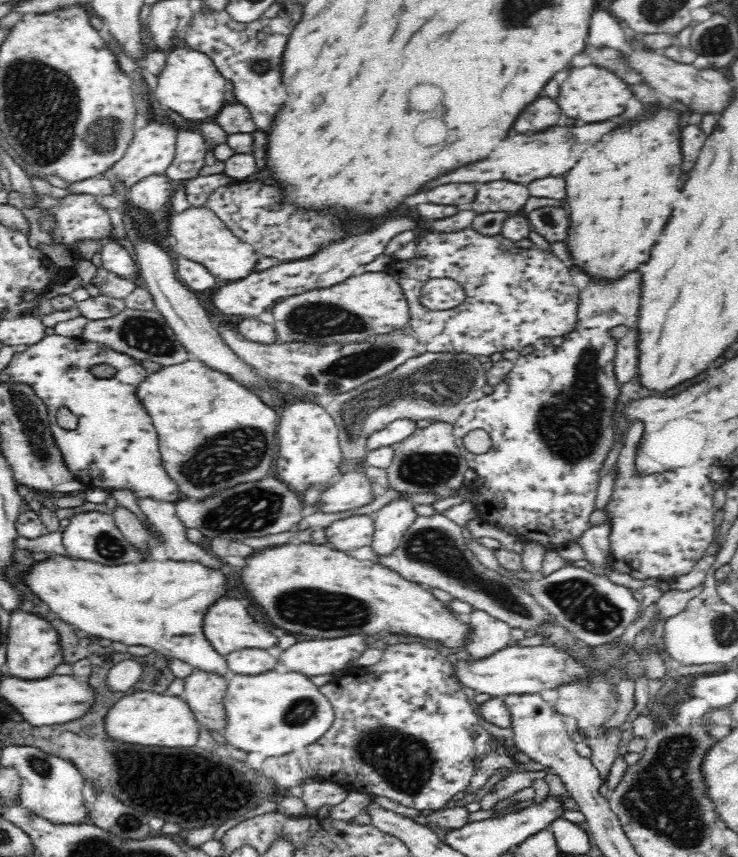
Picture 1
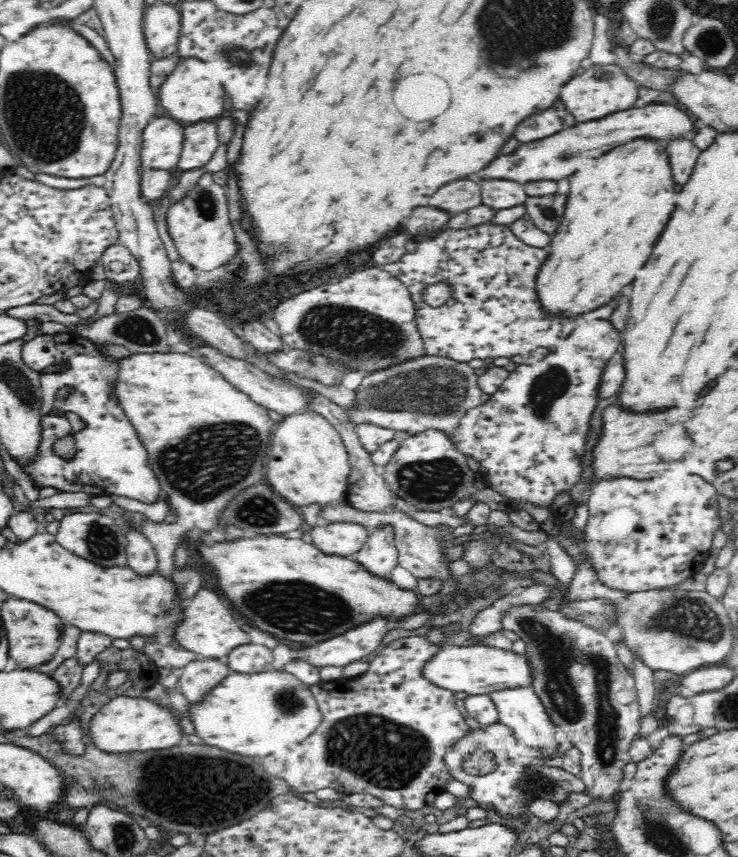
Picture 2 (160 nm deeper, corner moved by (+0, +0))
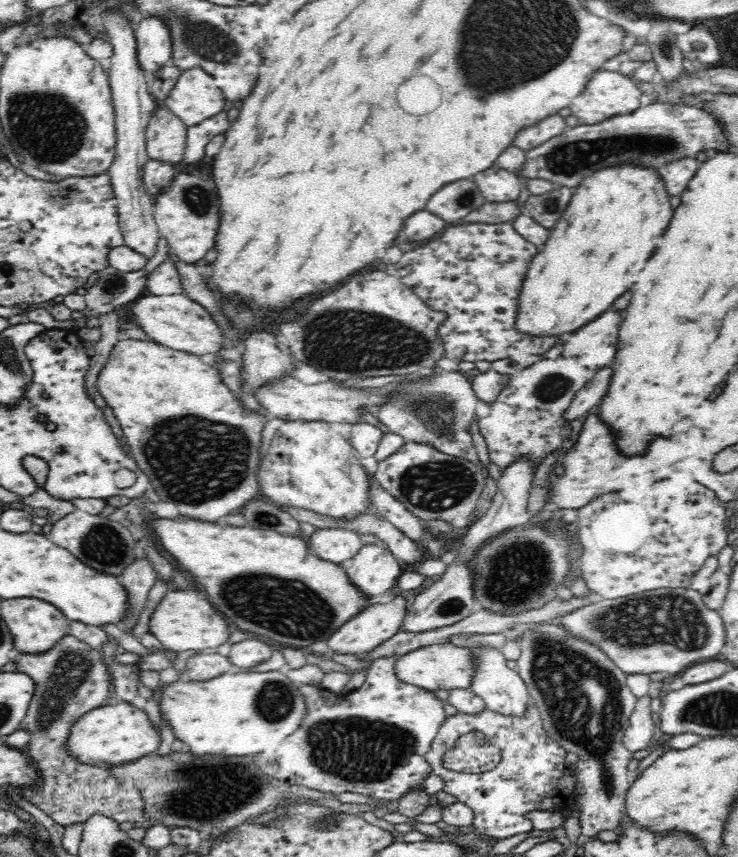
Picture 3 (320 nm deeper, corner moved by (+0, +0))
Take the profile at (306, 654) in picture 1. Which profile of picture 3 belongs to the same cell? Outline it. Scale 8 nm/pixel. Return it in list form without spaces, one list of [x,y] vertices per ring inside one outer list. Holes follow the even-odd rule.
[[[404,593],[396,595],[390,602],[387,603],[375,603],[370,607],[364,608],[360,614],[354,616],[353,619],[348,620],[345,626],[342,626],[327,642],[326,646],[329,648],[329,654],[340,654],[340,656],[352,656],[358,657],[359,655],[366,654],[366,652],[372,652],[372,650],[378,648],[380,644],[392,639],[399,631],[402,630],[403,618],[406,616],[406,599]]]

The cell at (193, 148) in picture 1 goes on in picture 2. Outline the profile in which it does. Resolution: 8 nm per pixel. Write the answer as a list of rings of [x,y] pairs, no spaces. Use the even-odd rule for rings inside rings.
[[[202,121],[186,126],[183,130],[182,152],[175,166],[176,170],[208,168],[211,159],[221,144],[216,125],[212,121]]]

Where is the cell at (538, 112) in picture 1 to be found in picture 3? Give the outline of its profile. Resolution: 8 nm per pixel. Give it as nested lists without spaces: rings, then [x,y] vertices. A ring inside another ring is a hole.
[[[554,114],[554,116],[539,120],[536,124],[522,128],[521,131],[516,133],[516,138],[514,138],[513,142],[519,148],[528,151],[540,146],[539,144],[546,142],[552,136],[558,136],[567,128],[564,118]]]

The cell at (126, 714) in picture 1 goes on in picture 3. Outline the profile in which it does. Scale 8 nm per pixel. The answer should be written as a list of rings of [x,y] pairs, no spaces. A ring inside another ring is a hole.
[[[118,700],[116,703],[112,702],[110,705],[86,712],[81,720],[74,724],[66,747],[74,757],[80,757],[86,763],[94,763],[106,768],[111,764],[117,765],[156,753],[160,744],[162,744],[160,728],[150,720],[141,703],[132,704]]]

